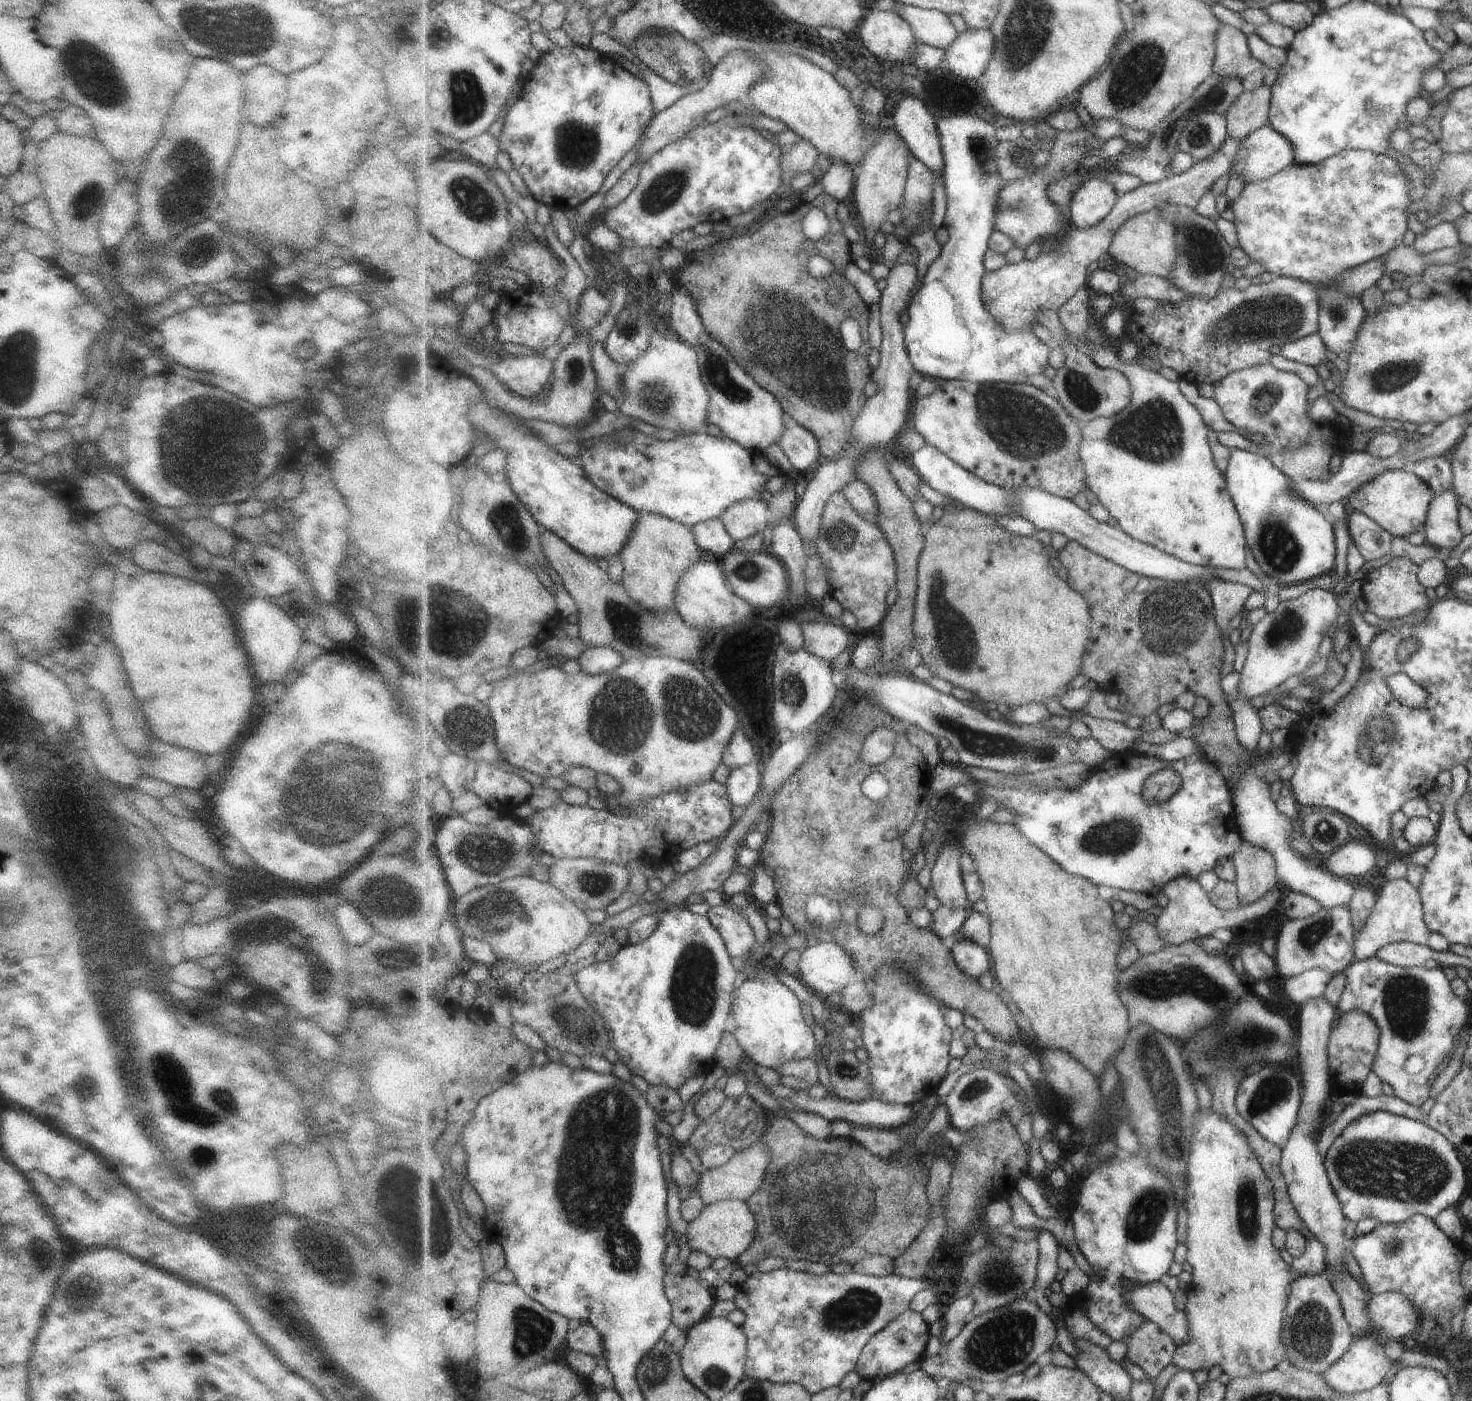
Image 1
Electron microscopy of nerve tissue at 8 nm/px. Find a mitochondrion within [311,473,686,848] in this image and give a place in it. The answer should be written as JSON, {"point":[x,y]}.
{"point":[452,626]}

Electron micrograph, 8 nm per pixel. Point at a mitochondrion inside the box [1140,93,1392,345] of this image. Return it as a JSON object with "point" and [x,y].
{"point":[1203,255]}

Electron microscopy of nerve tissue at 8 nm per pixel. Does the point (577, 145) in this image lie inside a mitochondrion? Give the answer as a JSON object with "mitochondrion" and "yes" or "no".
{"mitochondrion":"yes"}

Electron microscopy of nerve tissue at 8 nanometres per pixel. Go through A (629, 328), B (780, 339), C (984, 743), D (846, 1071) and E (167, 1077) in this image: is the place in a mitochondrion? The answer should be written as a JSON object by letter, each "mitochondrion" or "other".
{"A":"mitochondrion","B":"mitochondrion","C":"mitochondrion","D":"mitochondrion","E":"mitochondrion"}

